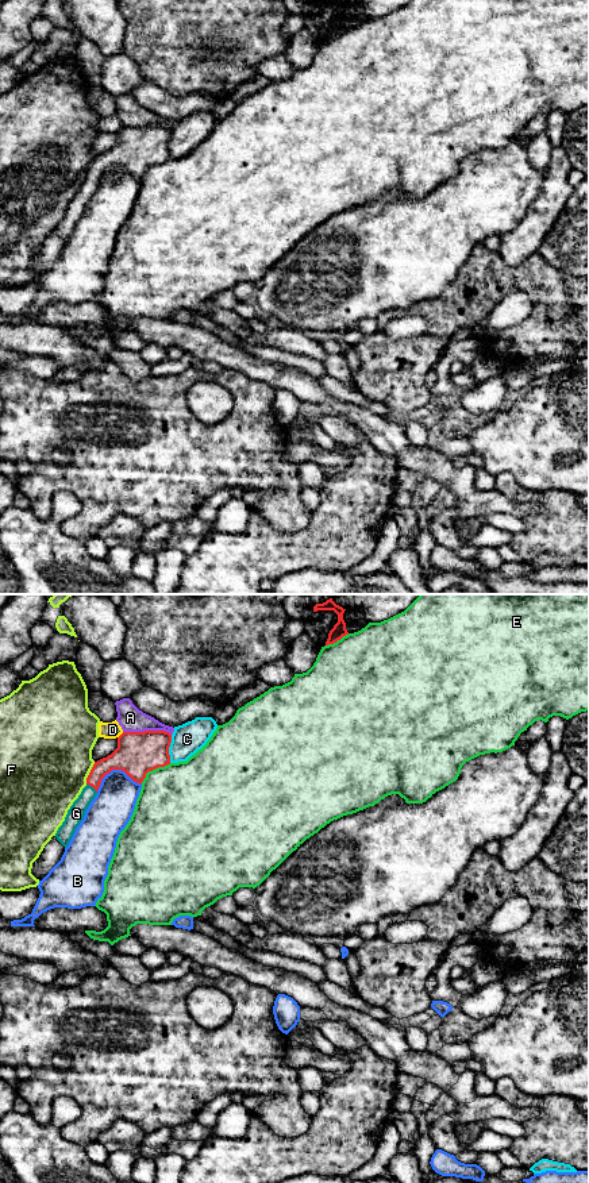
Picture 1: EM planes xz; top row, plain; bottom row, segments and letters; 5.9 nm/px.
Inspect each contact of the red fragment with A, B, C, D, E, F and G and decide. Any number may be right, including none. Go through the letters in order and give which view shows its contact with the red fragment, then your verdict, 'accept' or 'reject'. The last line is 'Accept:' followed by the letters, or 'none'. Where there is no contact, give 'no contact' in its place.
A: xz | reject
B: xz | reject
C: xz | reject
D: xz | reject
E: xz | reject
F: xz | reject
G: xz | accept
Accept: G

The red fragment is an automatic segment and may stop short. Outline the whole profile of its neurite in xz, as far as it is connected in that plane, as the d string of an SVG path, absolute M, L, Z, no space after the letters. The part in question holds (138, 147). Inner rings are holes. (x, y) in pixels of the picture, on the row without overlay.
M165 126L123 127L118 132L118 143L107 153L95 157L86 173L86 181L55 228L57 235L65 243L69 240L107 169L112 165L122 165L134 177L142 180L149 166L170 159L170 138L172 130Z

